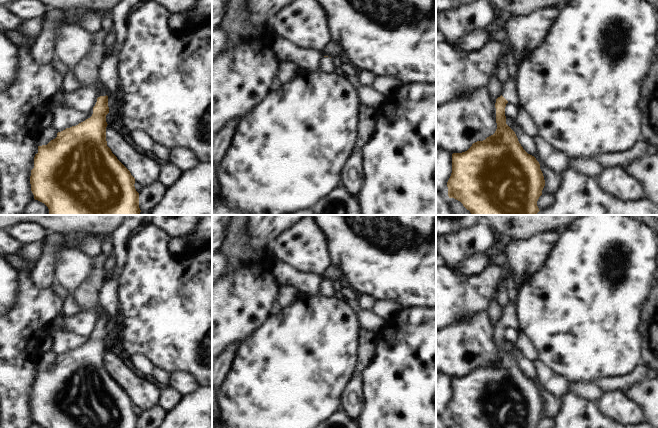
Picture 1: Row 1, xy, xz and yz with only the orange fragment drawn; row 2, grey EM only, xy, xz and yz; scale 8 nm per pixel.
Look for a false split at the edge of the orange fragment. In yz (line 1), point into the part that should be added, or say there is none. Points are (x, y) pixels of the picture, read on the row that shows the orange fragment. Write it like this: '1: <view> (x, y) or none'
1: yz (510, 93)

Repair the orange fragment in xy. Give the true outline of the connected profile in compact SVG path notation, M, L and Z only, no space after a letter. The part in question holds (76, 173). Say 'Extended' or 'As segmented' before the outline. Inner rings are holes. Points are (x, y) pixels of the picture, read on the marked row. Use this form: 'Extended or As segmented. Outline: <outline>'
Extended. Outline: M97 94L94 107L89 111L85 121L58 132L57 137L47 145L38 146L30 176L31 191L35 200L48 207L49 215L140 215L139 193L134 186L135 178L107 146L108 113L107 94Z

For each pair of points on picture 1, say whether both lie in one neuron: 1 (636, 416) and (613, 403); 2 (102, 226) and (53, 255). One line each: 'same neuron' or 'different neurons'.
1: same neuron
2: different neurons

